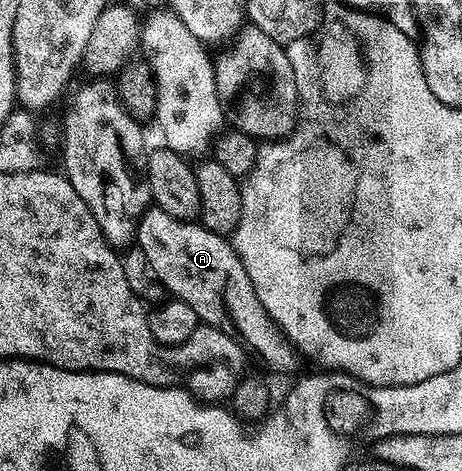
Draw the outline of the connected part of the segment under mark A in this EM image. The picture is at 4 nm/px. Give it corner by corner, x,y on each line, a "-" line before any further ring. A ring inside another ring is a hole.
153,204
138,219
135,242
143,256
147,256
153,274
160,280
162,287
168,293
170,290
173,293
170,295
176,301
186,302
195,308
198,319
204,325
219,328
241,343
242,347
249,347
245,330
237,326
237,314
229,314
229,302
225,302
225,290
229,290
227,280
231,280
233,270
237,270
237,274
245,270
228,237
211,232
196,221
168,215

